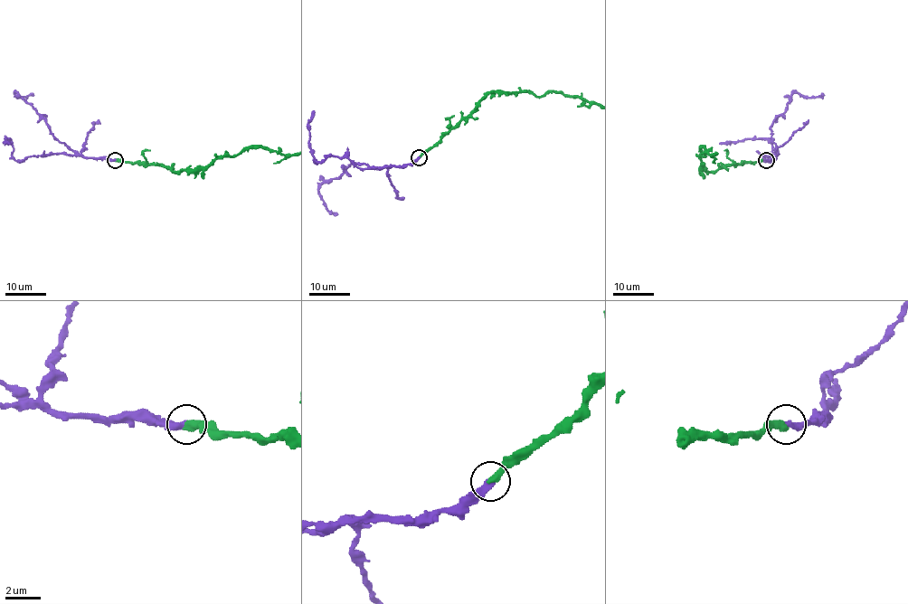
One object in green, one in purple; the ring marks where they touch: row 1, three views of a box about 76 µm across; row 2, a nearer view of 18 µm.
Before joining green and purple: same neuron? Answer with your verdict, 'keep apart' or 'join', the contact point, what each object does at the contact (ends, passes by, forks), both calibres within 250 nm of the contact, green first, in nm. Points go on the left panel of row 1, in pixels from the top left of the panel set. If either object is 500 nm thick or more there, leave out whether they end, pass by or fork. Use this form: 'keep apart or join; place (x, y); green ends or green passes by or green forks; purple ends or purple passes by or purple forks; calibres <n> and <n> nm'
join; place (115, 160); green ends; purple ends; calibres 440 and 400 nm

